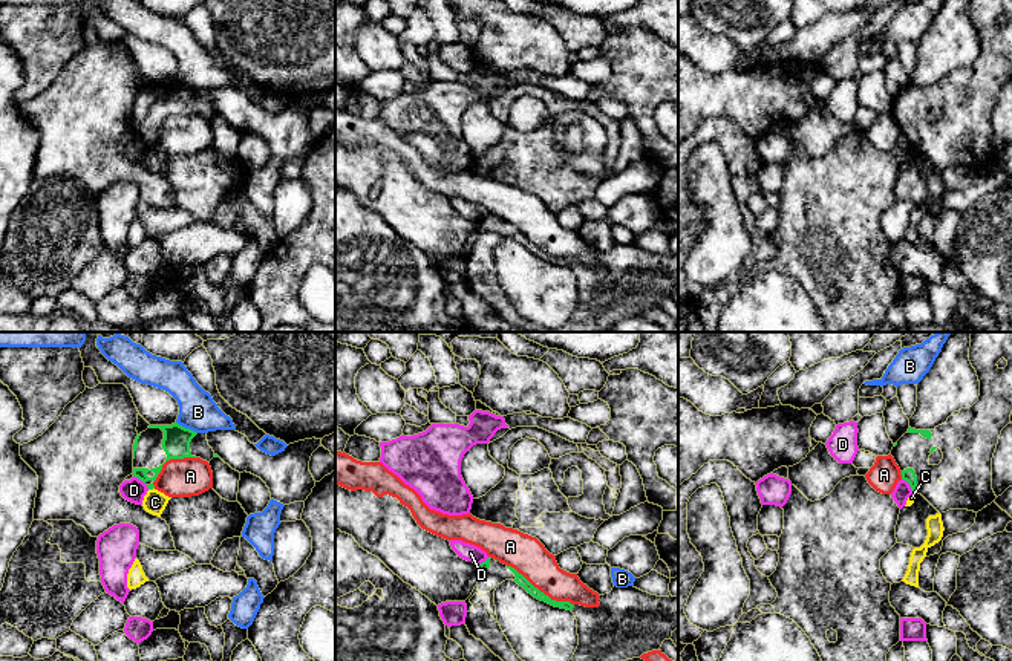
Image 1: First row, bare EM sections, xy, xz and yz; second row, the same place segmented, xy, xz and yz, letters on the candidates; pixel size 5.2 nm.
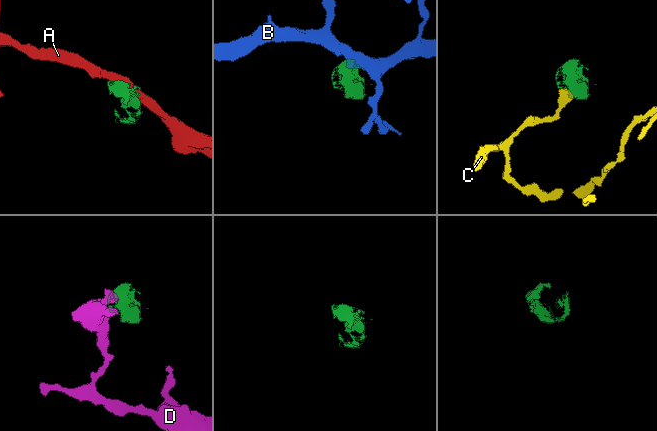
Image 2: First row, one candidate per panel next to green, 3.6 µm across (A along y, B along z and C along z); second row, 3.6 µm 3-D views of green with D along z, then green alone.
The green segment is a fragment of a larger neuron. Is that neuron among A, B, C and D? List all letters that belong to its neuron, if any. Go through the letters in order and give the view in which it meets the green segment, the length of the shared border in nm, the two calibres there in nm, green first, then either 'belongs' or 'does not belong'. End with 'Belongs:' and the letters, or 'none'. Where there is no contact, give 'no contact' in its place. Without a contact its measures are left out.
A: contact in xz; length 400 nm; calibres 60 and 190 nm; does not belong
B: contact in xy; length 130 nm; calibres 140 and 200 nm; does not belong
C: contact in xy; length 40 nm; calibres 30 and 120 nm; does not belong
D: contact in xy; length 120 nm; calibres 130 and 120 nm; does not belong
Belongs: none

